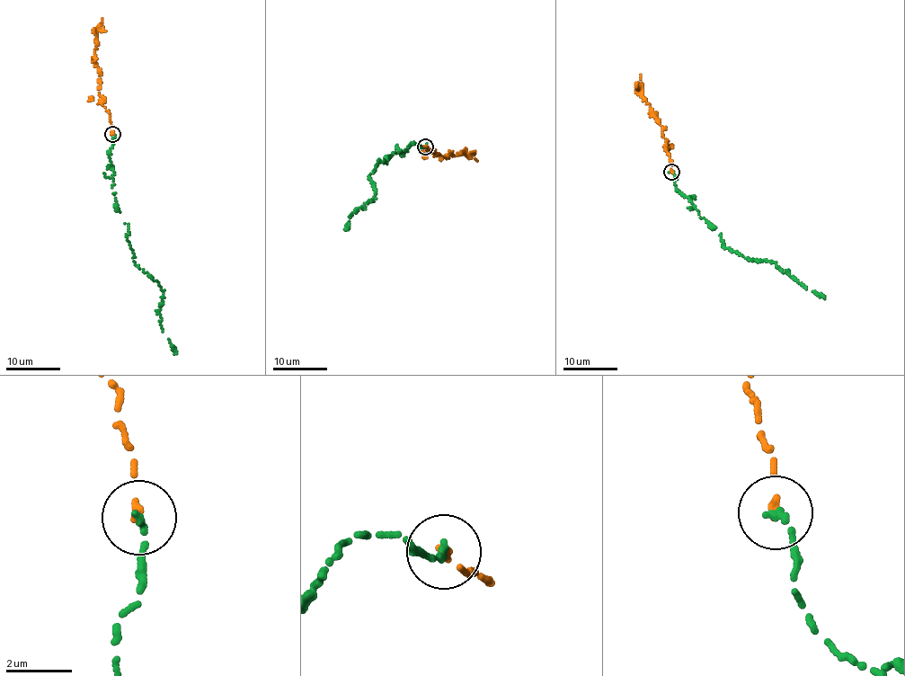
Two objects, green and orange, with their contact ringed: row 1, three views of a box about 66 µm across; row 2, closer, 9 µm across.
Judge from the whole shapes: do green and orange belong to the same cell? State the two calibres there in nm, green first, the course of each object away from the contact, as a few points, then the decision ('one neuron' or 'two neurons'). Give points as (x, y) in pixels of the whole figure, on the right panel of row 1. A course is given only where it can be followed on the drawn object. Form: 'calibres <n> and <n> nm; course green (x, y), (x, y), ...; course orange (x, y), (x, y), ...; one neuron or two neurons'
calibres 260 and 220 nm; course green (671, 171), (677, 190), (715, 227), (723, 245), (749, 258), (773, 262), (825, 297); course orange (671, 171), (663, 128), (650, 114), (650, 106), (643, 97), (640, 75); two neurons

